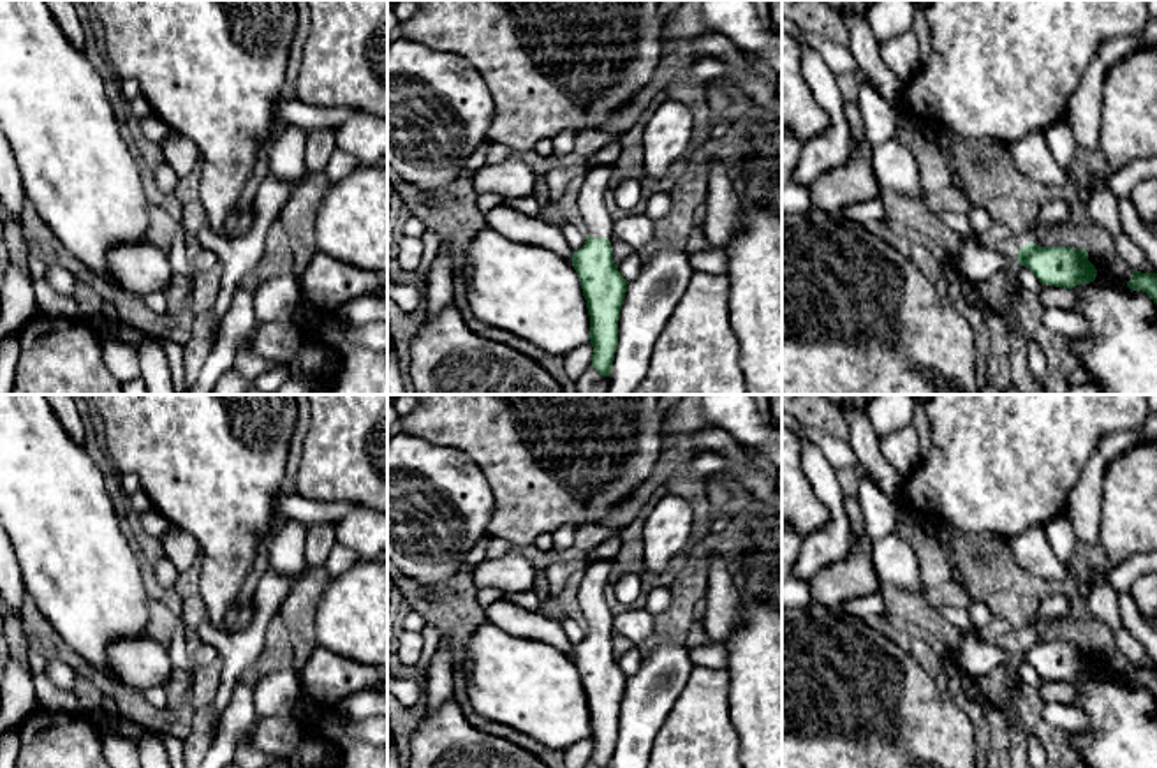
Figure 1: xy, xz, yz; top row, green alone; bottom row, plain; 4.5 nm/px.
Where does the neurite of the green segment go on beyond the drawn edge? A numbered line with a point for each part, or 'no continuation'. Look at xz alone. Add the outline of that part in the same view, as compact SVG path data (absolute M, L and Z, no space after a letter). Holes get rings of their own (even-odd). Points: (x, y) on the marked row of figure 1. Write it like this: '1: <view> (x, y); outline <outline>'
1: xz (594, 185); outline M597 166L585 169L581 178L578 206L586 225L586 236L611 240L615 236L615 220L606 208L606 192L609 190L609 178L616 166Z

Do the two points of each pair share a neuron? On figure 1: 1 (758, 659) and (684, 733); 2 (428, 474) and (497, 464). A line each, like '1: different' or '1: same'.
1: different
2: different

